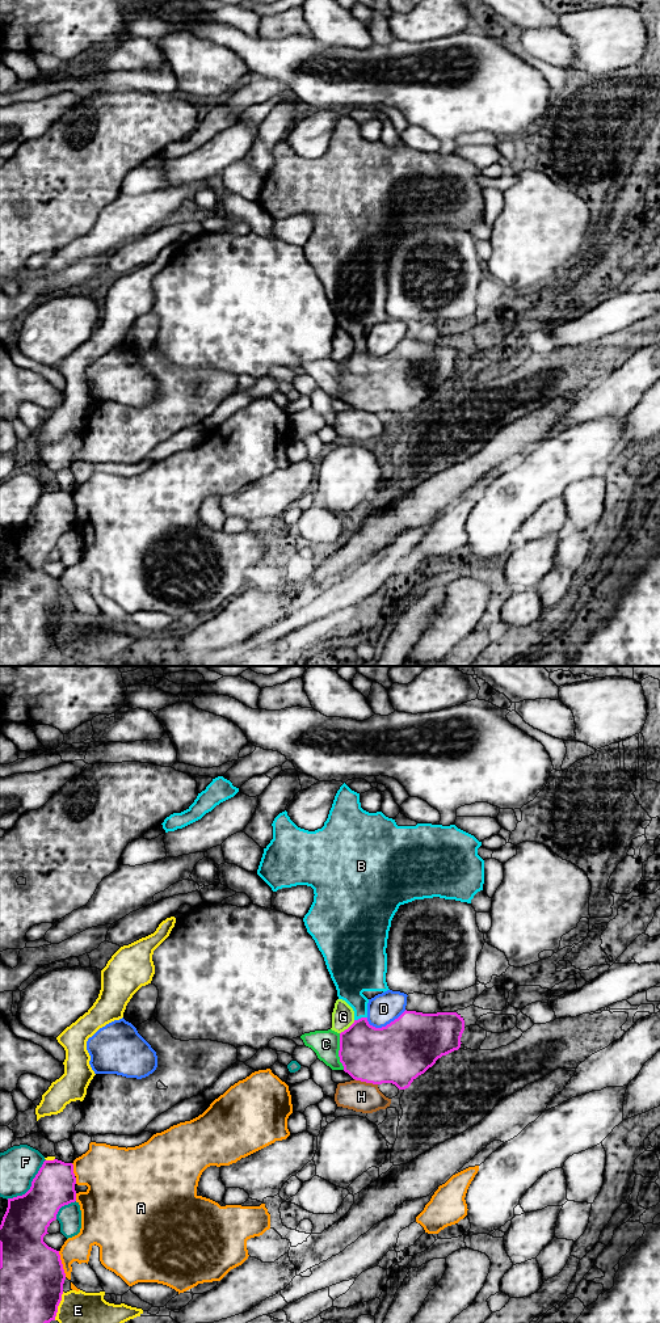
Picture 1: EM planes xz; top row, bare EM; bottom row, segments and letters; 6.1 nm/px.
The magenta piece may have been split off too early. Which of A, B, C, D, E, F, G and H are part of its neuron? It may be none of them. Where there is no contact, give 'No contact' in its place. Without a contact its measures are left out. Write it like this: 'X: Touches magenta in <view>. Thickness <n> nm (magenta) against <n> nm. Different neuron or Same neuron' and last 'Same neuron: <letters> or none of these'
A: Touches magenta in xz. Thickness 400 nm (magenta) against 160 nm. Different neuron
B: Touches magenta in xz. Thickness 340 nm (magenta) against 220 nm. Same neuron
C: Touches magenta in xz. Thickness 340 nm (magenta) against 170 nm. Different neuron
D: Touches magenta in xz. Thickness 380 nm (magenta) against 190 nm. Different neuron
E: Touches magenta in xz. Thickness 400 nm (magenta) against 340 nm. Different neuron
F: Touches magenta in xz. Thickness 280 nm (magenta) against 240 nm. Different neuron
G: Touches magenta in xz. Thickness 340 nm (magenta) against 140 nm. Different neuron
H: Touches magenta in xz. Thickness 360 nm (magenta) against 190 nm. Different neuron
Same neuron: B

